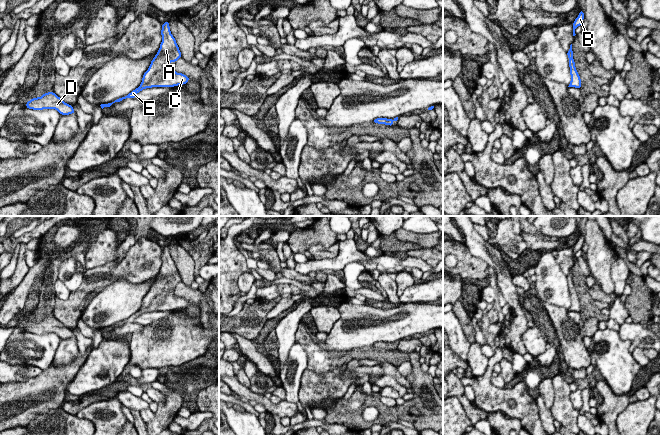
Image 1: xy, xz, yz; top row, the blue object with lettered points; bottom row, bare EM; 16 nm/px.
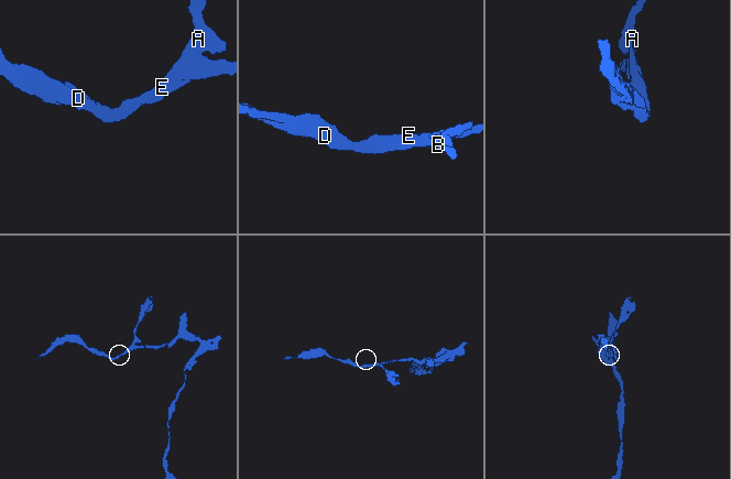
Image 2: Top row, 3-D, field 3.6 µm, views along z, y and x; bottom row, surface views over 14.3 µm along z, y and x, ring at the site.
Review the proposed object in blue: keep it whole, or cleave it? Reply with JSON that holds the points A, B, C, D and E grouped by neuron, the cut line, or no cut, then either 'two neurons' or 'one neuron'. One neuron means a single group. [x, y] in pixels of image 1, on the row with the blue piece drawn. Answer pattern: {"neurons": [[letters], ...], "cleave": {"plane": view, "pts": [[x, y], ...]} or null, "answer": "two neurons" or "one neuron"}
{"neurons": [["A", "B", "C", "D", "E"]], "cleave": null, "answer": "one neuron"}

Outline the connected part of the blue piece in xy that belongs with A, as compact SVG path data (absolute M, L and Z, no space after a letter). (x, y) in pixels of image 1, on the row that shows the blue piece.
M169 21L162 24L162 42L160 49L152 59L148 70L142 77L142 82L138 88L130 92L128 95L118 98L111 103L101 104L101 108L111 107L116 102L121 102L124 99L132 98L146 88L152 87L174 87L186 84L190 79L185 74L177 73L174 67L170 66L170 62L176 62L182 57L175 38L171 34Z

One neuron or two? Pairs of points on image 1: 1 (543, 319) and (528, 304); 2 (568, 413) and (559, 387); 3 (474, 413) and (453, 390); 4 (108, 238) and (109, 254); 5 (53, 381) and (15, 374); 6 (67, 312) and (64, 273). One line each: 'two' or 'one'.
1: one
2: one
3: one
4: one
5: two
6: two

